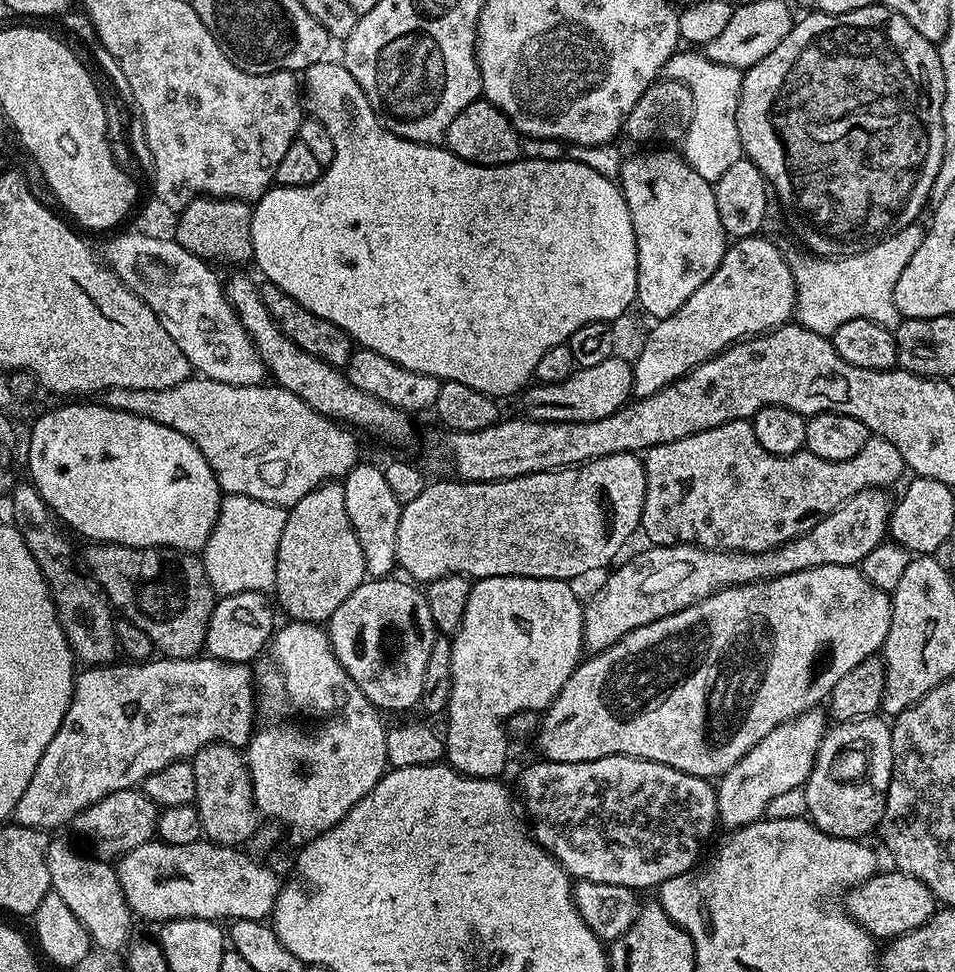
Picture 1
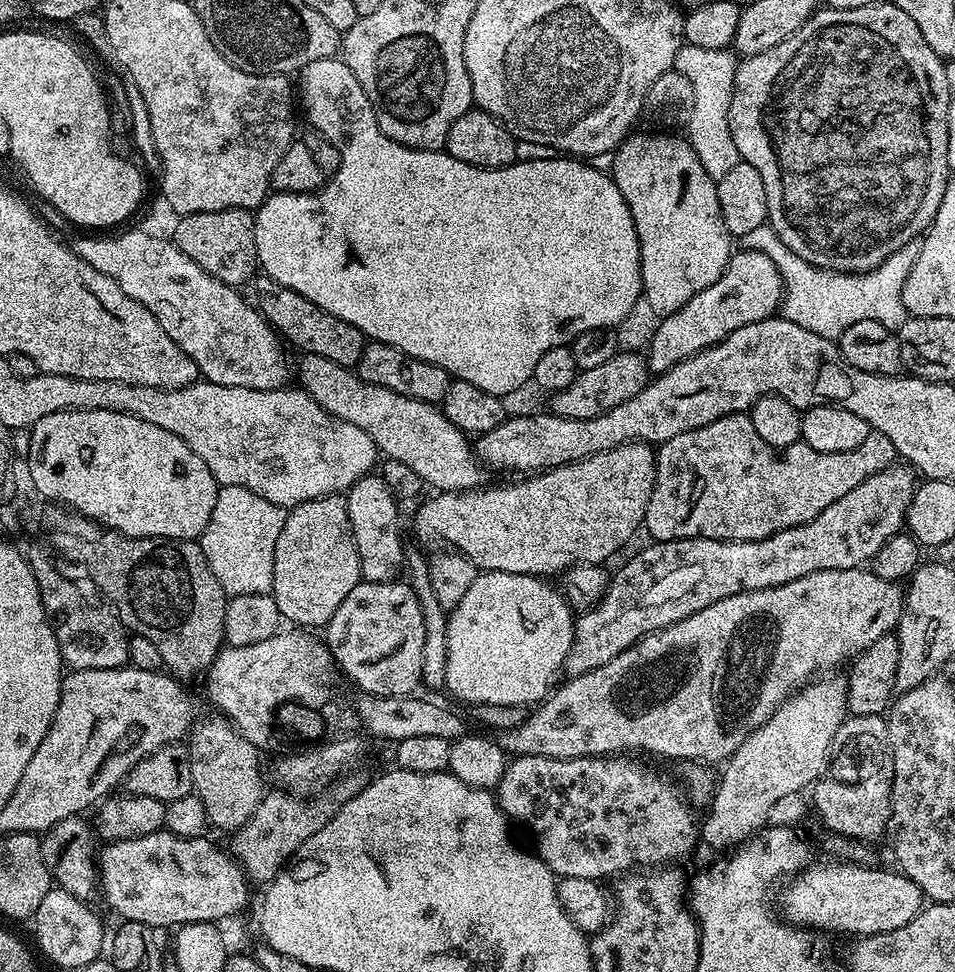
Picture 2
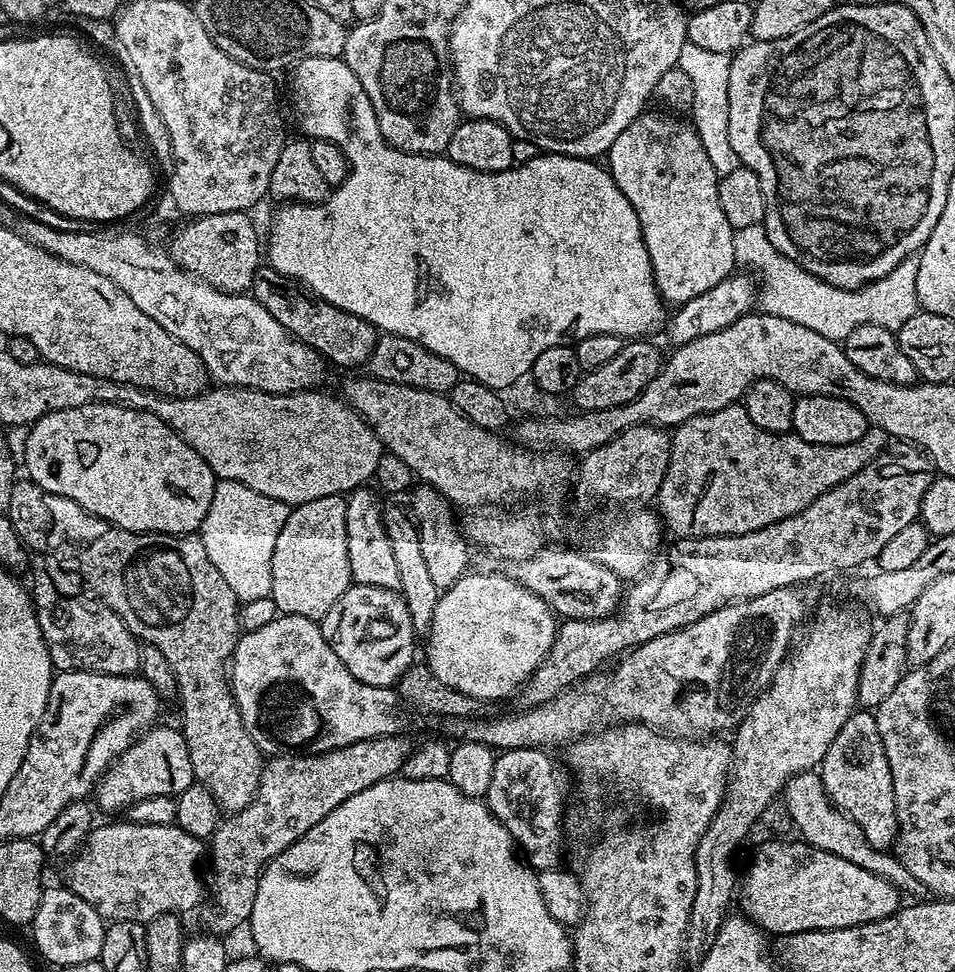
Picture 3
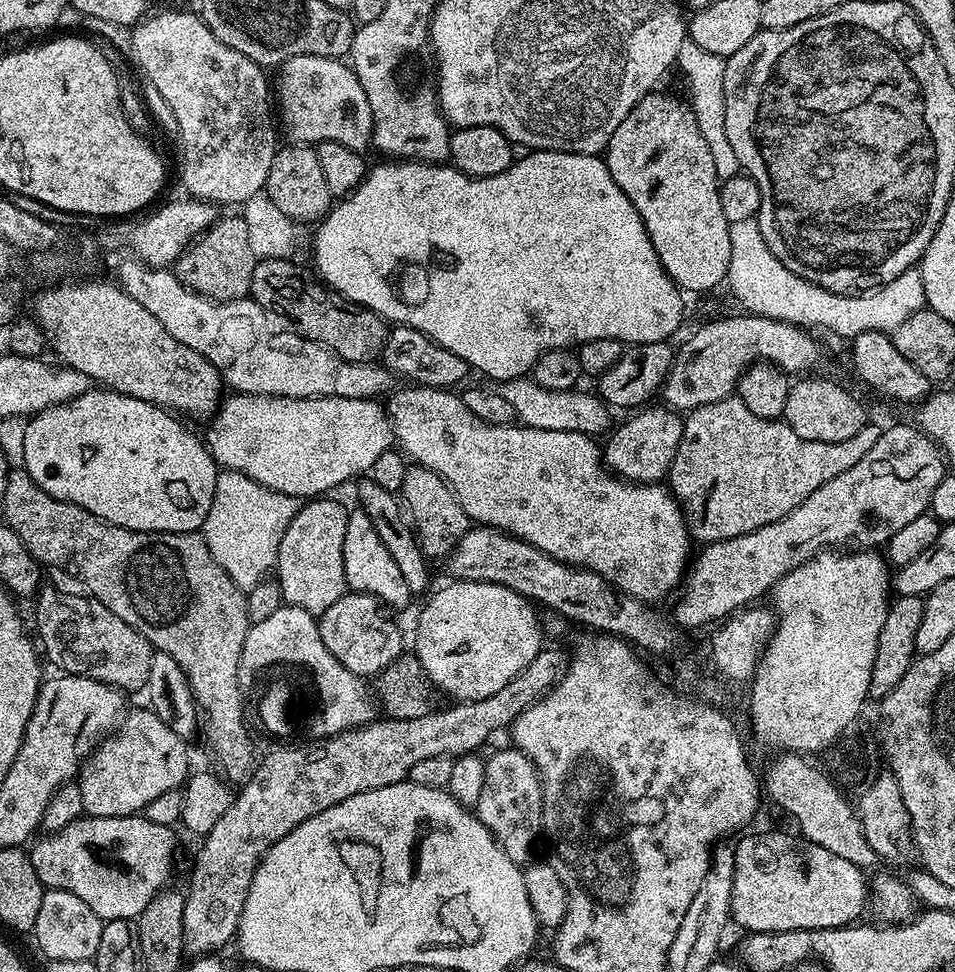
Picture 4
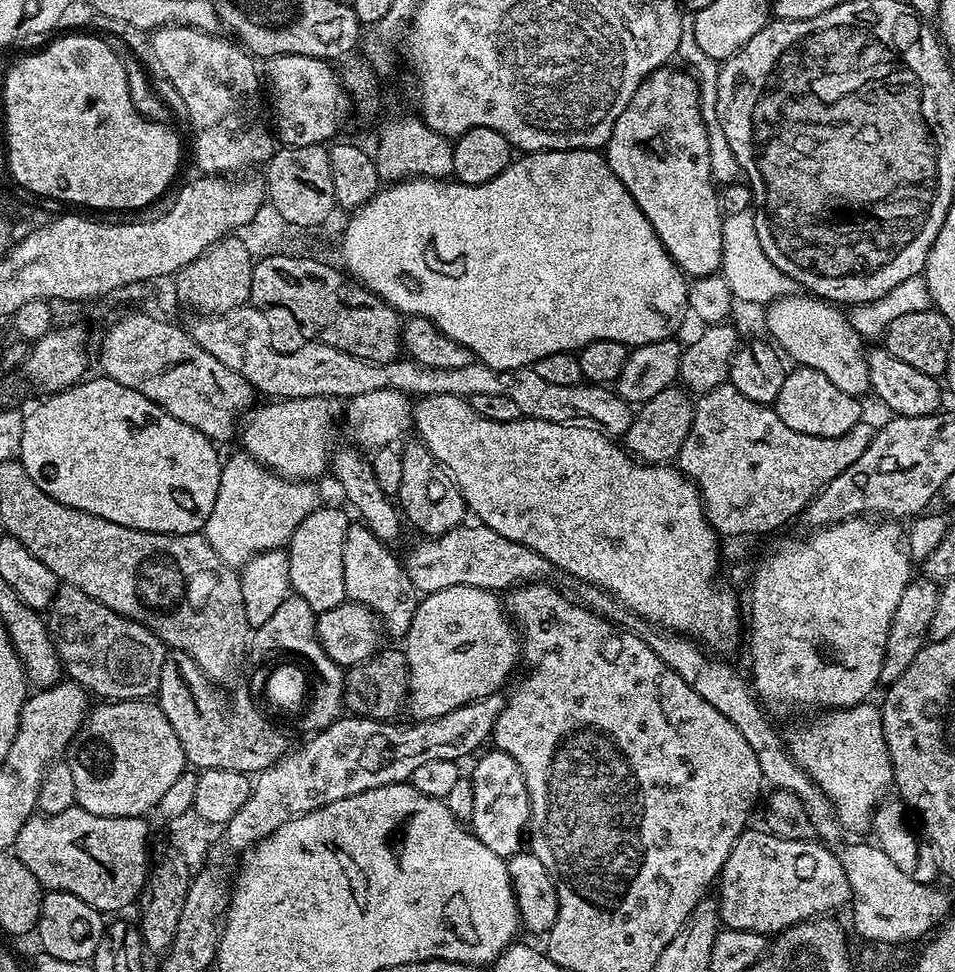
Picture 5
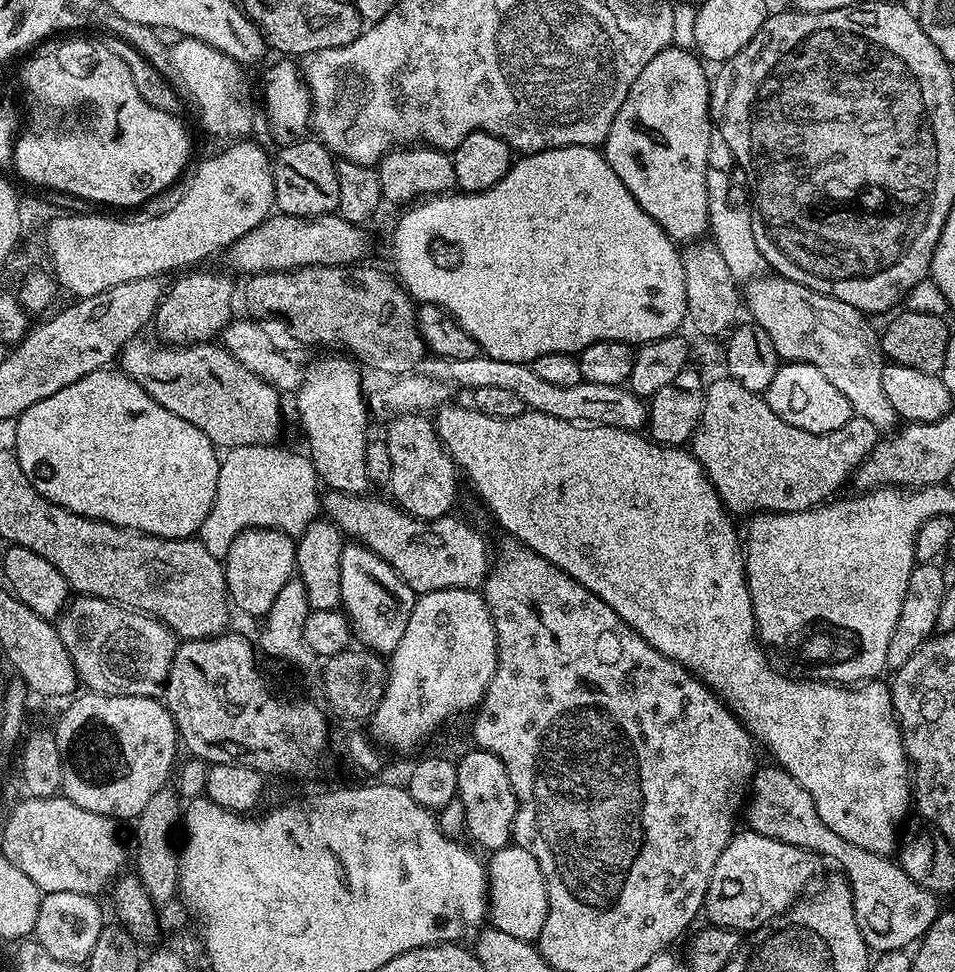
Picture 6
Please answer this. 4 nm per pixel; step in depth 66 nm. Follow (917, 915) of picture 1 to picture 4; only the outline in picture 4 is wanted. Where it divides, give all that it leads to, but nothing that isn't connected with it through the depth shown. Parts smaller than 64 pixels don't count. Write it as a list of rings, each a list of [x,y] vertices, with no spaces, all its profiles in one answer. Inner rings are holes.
[[[760,832],[757,836],[741,835],[736,844],[734,855],[734,884],[730,894],[730,910],[732,920],[744,927],[745,933],[749,932],[785,932],[786,930],[802,930],[803,928],[842,928],[845,924],[855,924],[866,912],[866,905],[870,900],[870,884],[866,879],[865,871],[854,862],[846,862],[846,858],[838,858],[838,854],[830,854],[830,850],[822,850],[822,846],[814,846],[814,842],[804,839],[799,834],[791,836],[788,832]]]

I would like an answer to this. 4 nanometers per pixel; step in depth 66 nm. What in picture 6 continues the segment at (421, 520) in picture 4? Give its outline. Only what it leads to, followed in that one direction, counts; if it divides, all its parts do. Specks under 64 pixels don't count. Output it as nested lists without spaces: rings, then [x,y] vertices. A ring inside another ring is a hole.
[[[424,414],[397,416],[391,422],[386,435],[392,463],[387,487],[393,501],[416,519],[436,520],[449,515],[456,500],[458,469],[436,433],[435,423]]]

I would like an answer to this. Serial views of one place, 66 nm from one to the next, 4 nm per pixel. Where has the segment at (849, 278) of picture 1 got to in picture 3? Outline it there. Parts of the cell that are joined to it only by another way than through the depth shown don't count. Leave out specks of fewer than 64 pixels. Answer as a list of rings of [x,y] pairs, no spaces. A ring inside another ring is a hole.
[[[759,224],[735,229],[734,258],[741,269],[757,272],[759,311],[774,318],[786,318],[786,322],[798,322],[798,326],[806,326],[806,330],[814,330],[822,334],[822,338],[843,342],[850,330],[867,324],[898,330],[910,322],[918,311],[916,287],[919,255],[902,258],[902,262],[898,262],[890,274],[863,288],[839,288],[830,286],[830,282],[802,270],[798,262],[786,258],[786,254],[782,254],[782,250],[770,242],[764,225]]]

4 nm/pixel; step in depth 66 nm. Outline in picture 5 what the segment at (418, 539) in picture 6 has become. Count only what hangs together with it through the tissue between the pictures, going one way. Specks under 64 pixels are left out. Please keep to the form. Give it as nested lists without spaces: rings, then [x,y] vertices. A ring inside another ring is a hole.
[[[464,522],[440,536],[424,538],[408,553],[402,563],[417,593],[427,594],[446,590],[450,586],[478,586],[489,590],[511,590],[521,584],[540,582],[550,572],[546,558],[524,544],[510,542],[494,530],[479,522]]]

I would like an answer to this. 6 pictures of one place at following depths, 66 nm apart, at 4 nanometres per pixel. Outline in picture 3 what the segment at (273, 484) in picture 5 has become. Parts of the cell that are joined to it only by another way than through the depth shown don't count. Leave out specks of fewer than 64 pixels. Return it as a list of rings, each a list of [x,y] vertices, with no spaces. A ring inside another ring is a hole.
[[[216,481],[214,498],[210,498],[210,510],[206,510],[198,535],[202,546],[206,546],[206,558],[214,562],[218,574],[222,574],[236,599],[244,604],[271,597],[274,542],[278,542],[278,534],[282,526],[286,526],[289,511],[290,505],[286,502],[266,498],[266,494],[258,490],[242,486],[242,482]]]

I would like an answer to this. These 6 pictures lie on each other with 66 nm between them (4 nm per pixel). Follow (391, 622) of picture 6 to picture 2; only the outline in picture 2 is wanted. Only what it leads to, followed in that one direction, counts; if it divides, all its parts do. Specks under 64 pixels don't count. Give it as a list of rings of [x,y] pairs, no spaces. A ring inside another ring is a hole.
[[[379,474],[364,476],[346,493],[350,530],[358,550],[361,577],[367,582],[395,581],[406,560],[406,547],[400,542],[400,508],[396,495]]]

